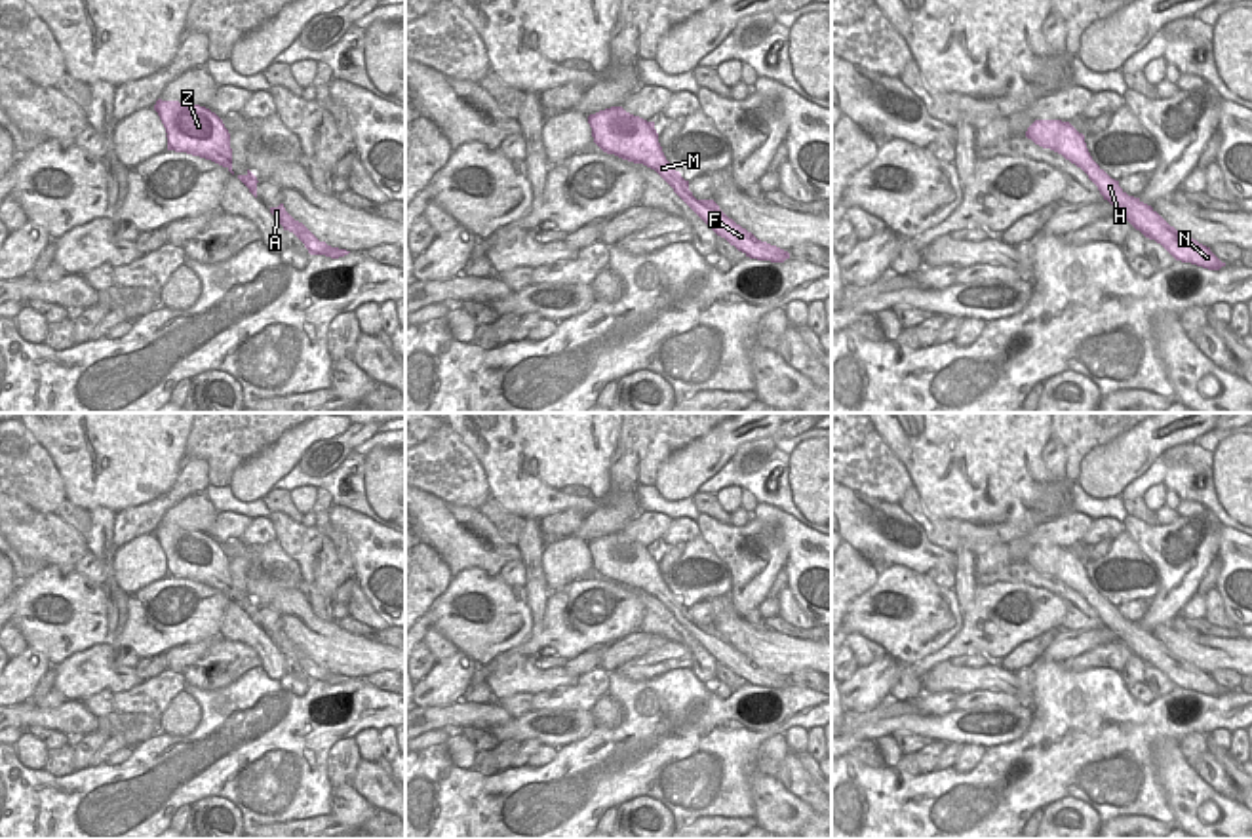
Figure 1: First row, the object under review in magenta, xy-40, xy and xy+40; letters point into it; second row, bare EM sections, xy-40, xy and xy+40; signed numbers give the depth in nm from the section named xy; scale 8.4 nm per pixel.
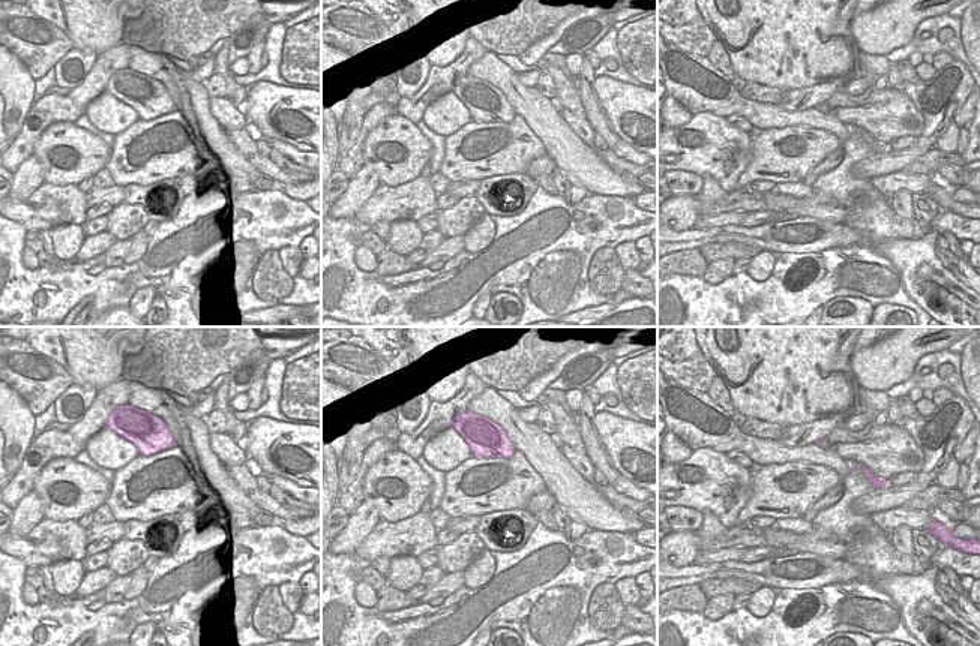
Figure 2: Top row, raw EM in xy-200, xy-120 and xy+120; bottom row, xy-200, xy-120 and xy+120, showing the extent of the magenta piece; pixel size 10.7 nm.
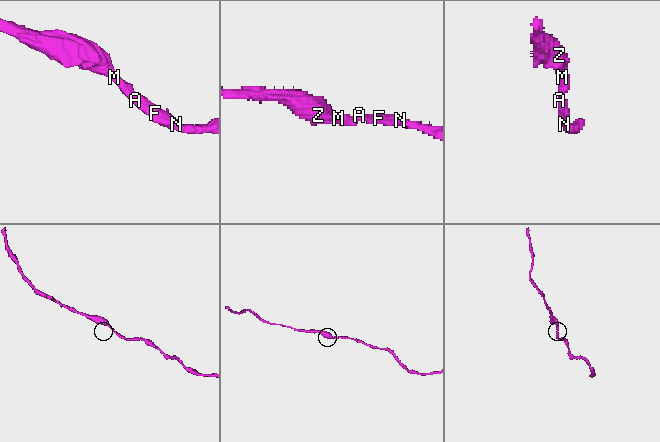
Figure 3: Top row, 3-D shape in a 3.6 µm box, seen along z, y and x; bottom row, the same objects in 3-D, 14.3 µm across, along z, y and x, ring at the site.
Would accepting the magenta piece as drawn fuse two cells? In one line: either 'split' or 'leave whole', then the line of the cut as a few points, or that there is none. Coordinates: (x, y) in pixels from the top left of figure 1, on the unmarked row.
leave whole | no cut

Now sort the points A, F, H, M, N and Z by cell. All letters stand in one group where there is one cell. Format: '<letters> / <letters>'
A F H M N Z

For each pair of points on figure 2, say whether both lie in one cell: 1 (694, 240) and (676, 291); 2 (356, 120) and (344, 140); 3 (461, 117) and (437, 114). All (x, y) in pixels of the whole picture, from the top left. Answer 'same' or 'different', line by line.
1: different
2: same
3: same

